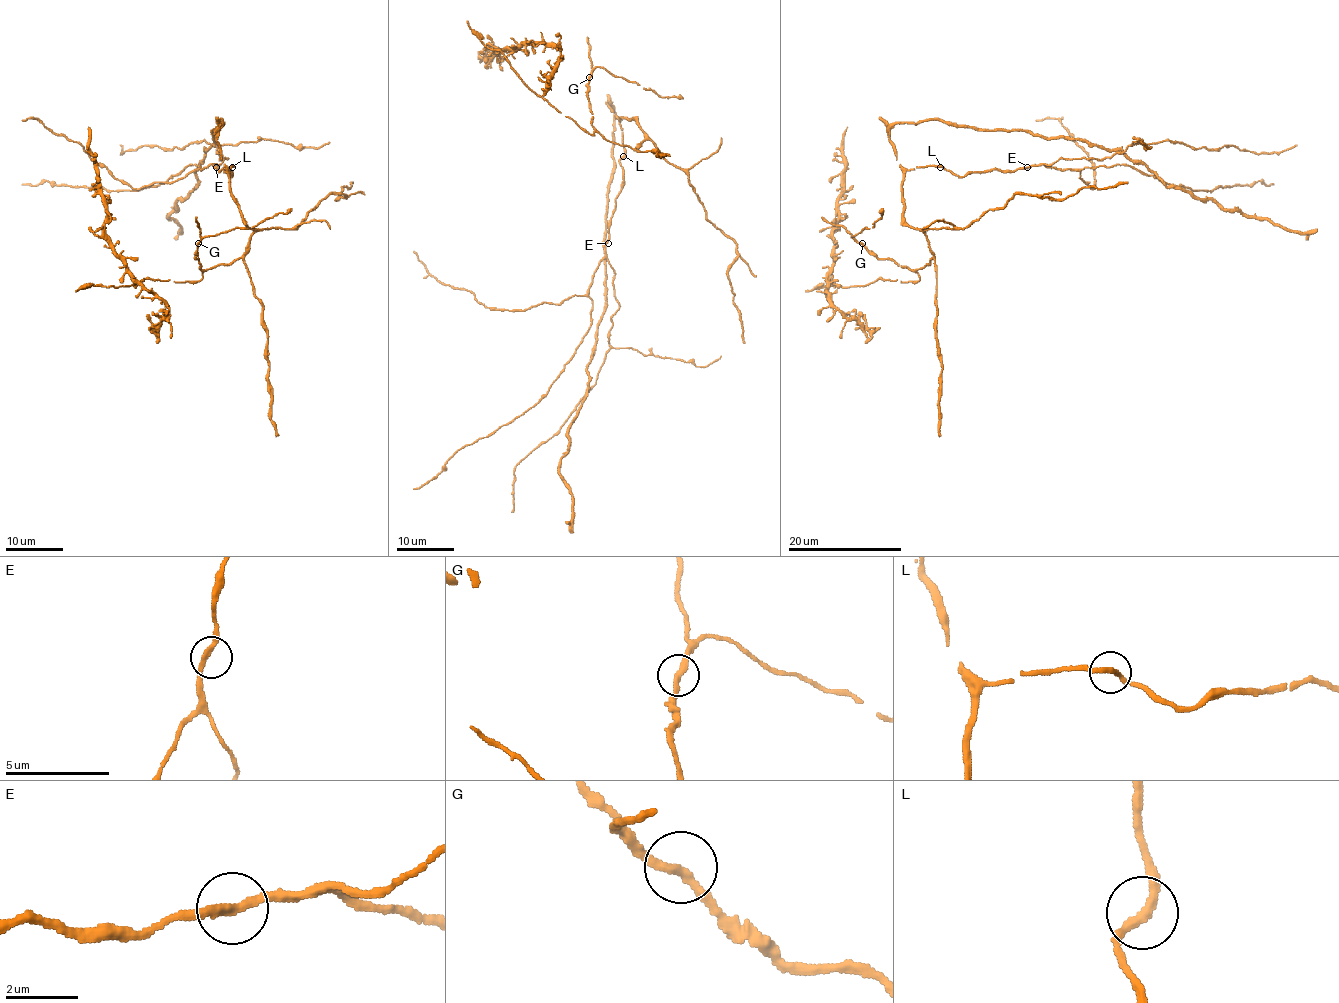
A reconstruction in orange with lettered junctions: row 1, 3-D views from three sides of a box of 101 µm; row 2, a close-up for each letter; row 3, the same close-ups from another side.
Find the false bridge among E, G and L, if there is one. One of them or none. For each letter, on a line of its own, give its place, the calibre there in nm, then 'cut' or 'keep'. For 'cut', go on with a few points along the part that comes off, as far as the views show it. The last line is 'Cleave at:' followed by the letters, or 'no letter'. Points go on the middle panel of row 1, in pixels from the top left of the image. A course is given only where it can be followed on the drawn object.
E: at (608, 243); 260 nm thick; keep
G: at (589, 77); 280 nm thick; keep
L: at (623, 156); 260 nm thick; keep
Cleave at: no letter

